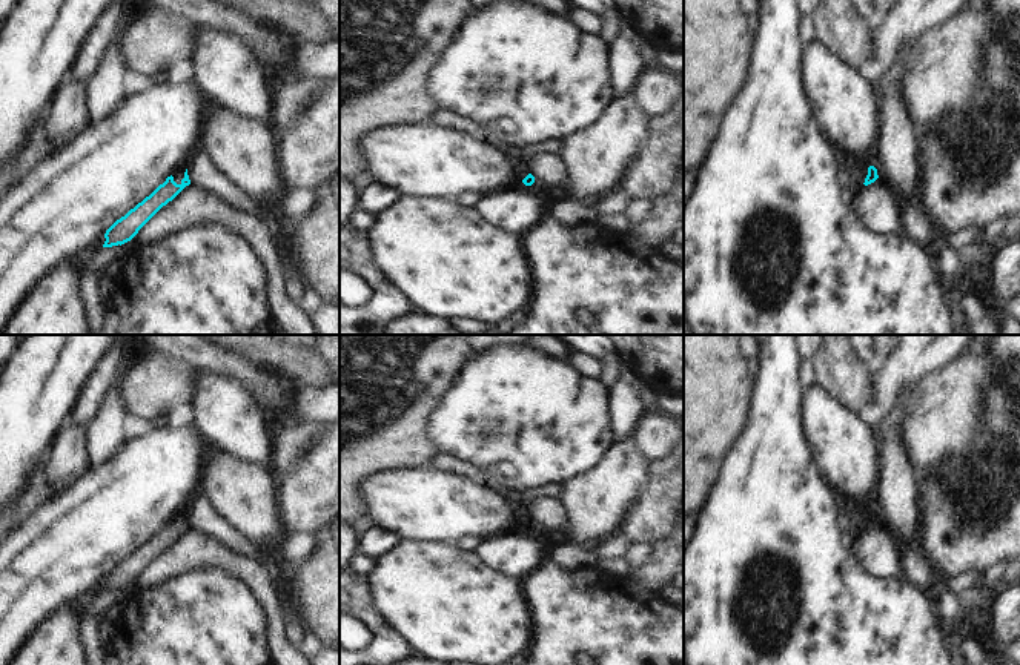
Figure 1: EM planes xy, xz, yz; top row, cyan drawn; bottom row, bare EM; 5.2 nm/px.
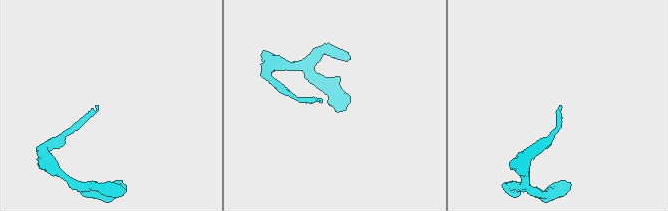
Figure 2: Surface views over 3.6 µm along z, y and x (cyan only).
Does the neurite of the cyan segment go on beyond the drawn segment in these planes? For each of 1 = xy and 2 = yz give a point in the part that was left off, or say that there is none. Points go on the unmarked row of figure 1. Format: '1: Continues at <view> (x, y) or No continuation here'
1: No continuation here
2: No continuation here.

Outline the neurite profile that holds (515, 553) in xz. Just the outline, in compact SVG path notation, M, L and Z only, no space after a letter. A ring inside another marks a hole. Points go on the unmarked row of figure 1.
M538 498L532 502L532 519L532 530L482 538L475 550L479 561L502 574L518 577L541 567L547 561L550 534L562 531L568 516L558 498Z

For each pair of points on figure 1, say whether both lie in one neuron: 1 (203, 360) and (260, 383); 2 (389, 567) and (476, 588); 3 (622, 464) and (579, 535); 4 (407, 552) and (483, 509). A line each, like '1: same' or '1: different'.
1: same
2: same
3: same
4: different

